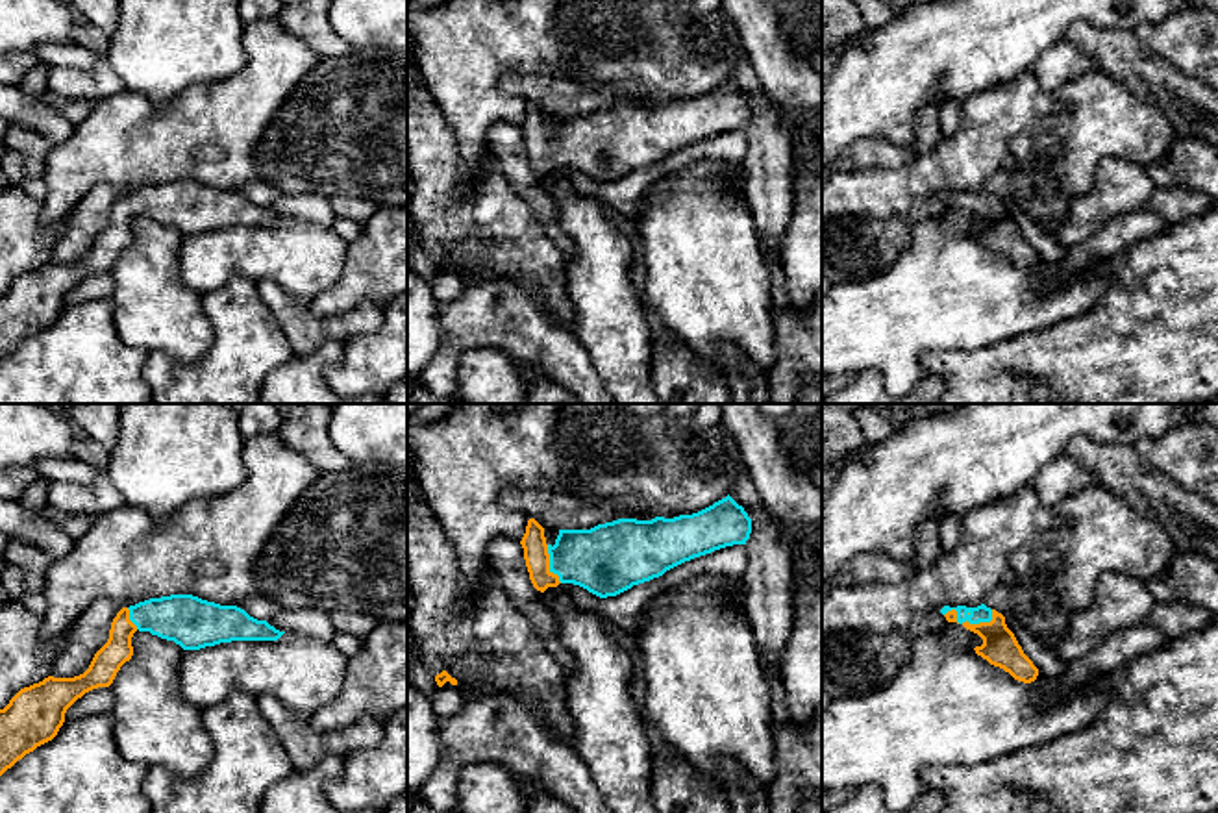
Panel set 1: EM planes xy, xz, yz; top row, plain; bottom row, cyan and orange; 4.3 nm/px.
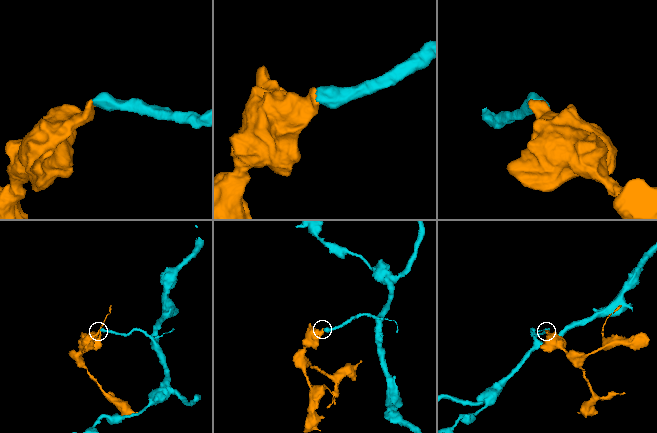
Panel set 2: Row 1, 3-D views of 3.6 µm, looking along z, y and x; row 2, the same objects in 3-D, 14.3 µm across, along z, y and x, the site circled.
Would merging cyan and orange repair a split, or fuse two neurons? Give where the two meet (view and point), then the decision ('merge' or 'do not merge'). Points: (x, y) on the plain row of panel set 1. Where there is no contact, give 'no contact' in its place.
yz (965, 206) | merge

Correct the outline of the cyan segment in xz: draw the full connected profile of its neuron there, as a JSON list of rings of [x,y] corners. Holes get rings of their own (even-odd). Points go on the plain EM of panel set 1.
[[[727,80],[692,100],[618,104],[590,115],[559,115],[553,131],[546,128],[544,113],[529,104],[520,130],[537,176],[574,169],[607,183],[694,143],[746,130],[750,119],[752,104]]]

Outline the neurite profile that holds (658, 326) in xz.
[[[605,204],[605,213],[613,224],[616,224],[633,244],[633,265],[631,265],[631,280],[639,291],[639,300],[644,306],[646,320],[650,324],[653,337],[672,337],[674,331],[648,307],[646,293],[642,291],[644,283],[644,261],[642,261],[642,239],[635,226],[635,220],[626,219],[618,211],[615,211],[609,204]]]

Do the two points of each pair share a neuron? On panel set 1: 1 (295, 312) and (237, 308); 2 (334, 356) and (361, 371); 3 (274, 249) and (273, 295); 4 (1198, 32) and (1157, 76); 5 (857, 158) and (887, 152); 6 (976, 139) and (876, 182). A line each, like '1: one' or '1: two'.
1: two
2: two
3: two
4: two
5: one
6: one

